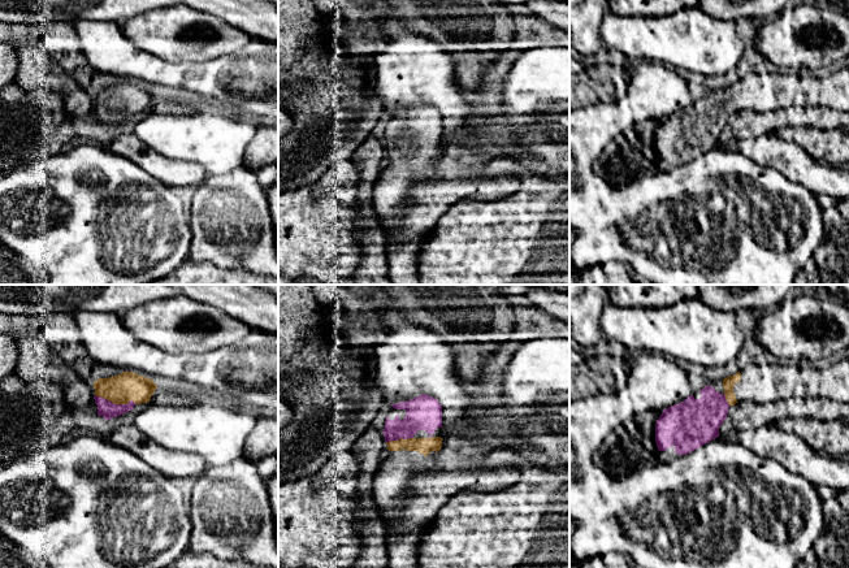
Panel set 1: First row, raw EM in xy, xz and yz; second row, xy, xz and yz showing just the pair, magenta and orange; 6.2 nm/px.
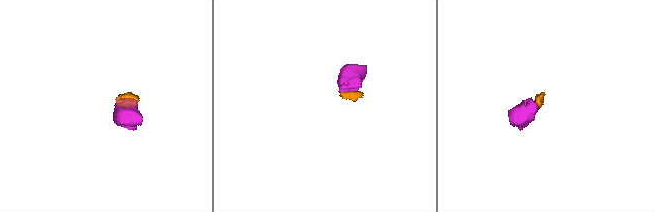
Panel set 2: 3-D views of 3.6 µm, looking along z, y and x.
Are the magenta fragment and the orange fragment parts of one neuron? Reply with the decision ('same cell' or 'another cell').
same cell

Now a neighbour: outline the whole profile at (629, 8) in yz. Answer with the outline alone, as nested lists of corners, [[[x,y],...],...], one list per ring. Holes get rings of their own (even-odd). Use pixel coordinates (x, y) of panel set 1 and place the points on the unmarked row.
[[[606,0],[607,8],[625,17],[658,17],[698,6],[698,0]]]

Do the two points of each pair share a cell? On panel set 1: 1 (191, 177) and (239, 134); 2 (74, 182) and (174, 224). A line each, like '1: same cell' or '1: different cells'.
1: different cells
2: same cell

